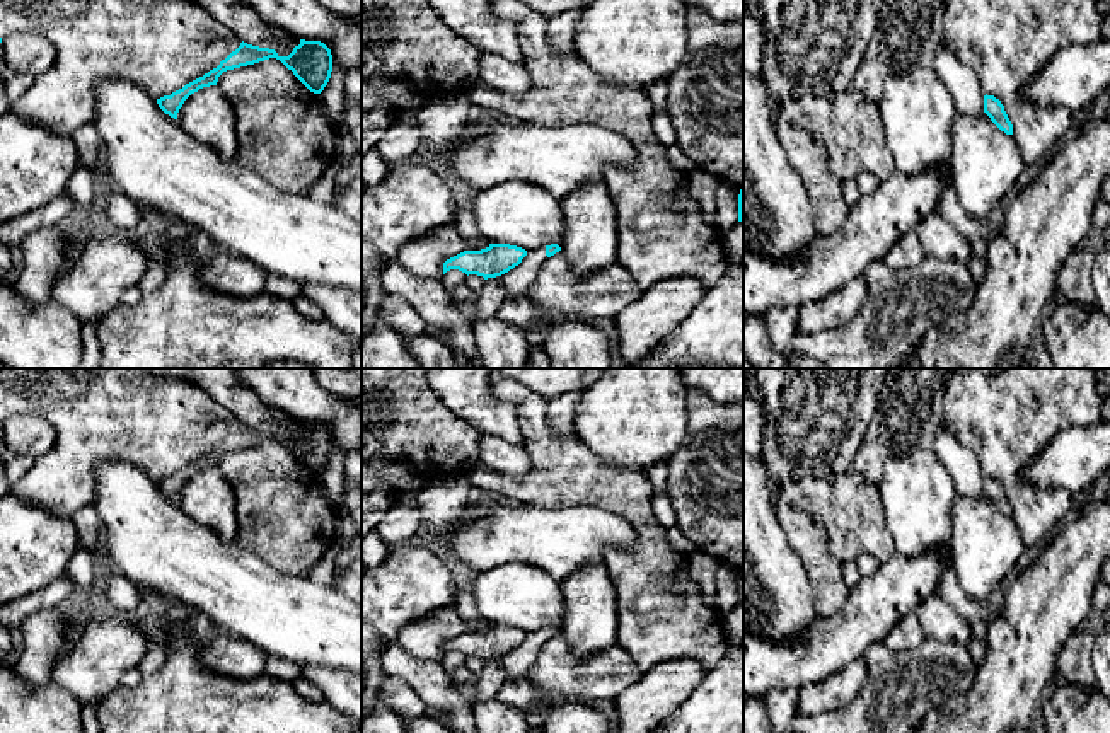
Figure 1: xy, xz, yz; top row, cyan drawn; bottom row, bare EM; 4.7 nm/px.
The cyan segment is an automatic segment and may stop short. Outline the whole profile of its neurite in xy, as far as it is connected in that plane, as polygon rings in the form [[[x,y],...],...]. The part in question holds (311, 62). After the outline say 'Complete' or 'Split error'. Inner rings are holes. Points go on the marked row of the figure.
[[[300,39],[288,56],[280,56],[275,49],[259,48],[247,43],[232,51],[220,65],[203,77],[186,84],[182,89],[157,99],[159,107],[177,119],[184,101],[203,87],[217,85],[218,77],[234,68],[254,65],[269,58],[280,60],[293,75],[314,94],[321,94],[327,85],[332,72],[331,49],[321,41]]]. Complete

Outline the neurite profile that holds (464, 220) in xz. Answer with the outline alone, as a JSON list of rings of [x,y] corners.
[[[457,208],[454,216],[454,225],[457,227],[457,230],[464,239],[474,244],[472,251],[481,251],[489,247],[491,242],[479,234],[471,210]]]

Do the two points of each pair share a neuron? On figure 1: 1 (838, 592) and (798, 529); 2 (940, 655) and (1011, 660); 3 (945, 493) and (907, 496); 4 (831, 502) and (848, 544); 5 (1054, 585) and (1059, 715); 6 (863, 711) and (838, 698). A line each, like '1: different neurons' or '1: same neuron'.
1: same neuron
2: different neurons
3: same neuron
4: same neuron
5: different neurons
6: different neurons

